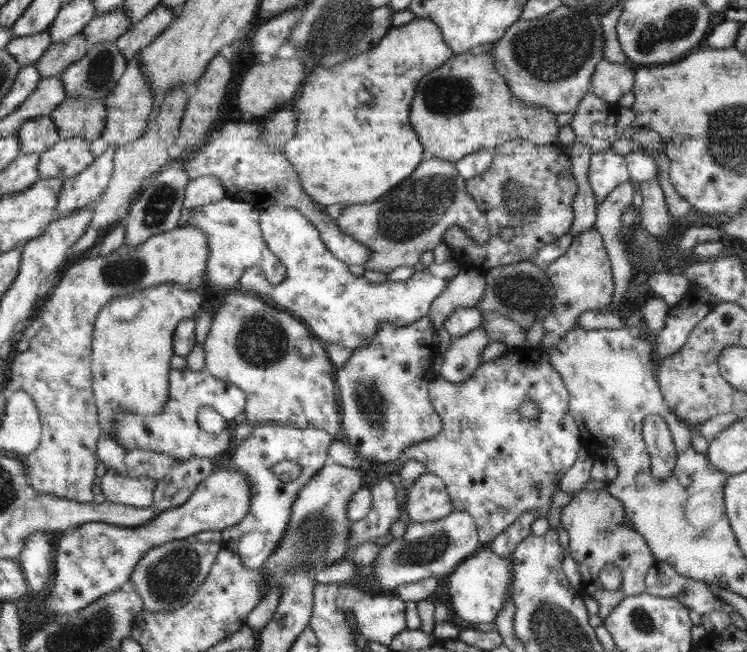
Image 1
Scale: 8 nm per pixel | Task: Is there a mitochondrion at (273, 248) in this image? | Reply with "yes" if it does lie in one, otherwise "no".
no

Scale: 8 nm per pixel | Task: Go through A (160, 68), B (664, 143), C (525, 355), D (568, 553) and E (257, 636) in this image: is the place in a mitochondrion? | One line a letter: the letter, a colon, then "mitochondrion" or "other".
A: other
B: other
C: other
D: other
E: other

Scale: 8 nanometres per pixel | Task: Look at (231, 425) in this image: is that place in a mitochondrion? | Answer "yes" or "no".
no

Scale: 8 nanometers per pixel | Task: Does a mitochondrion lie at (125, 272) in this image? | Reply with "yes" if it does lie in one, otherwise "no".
yes

